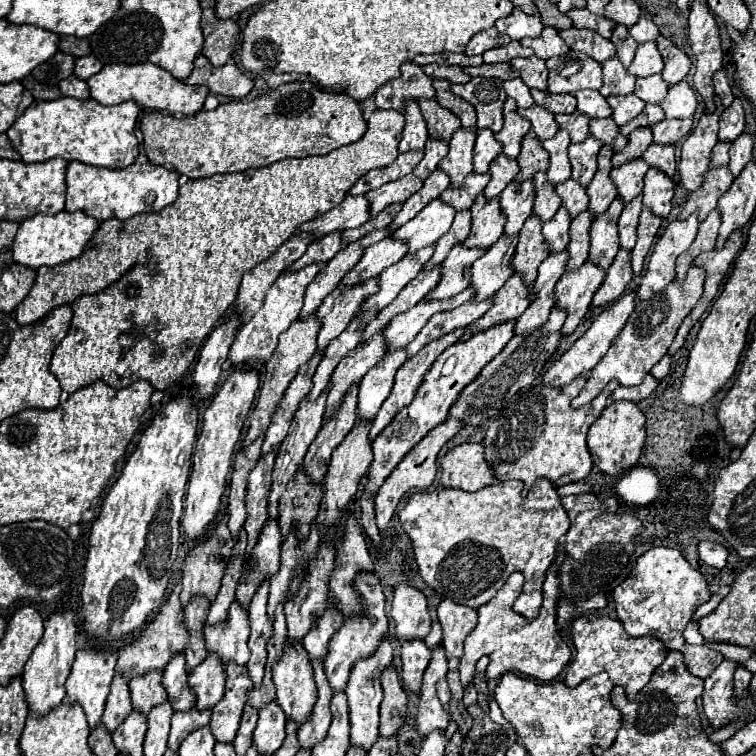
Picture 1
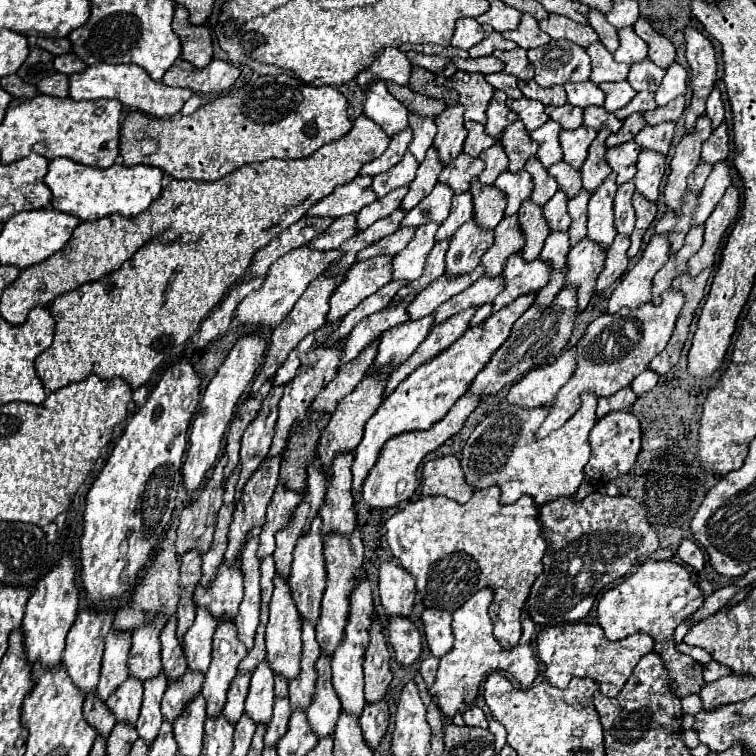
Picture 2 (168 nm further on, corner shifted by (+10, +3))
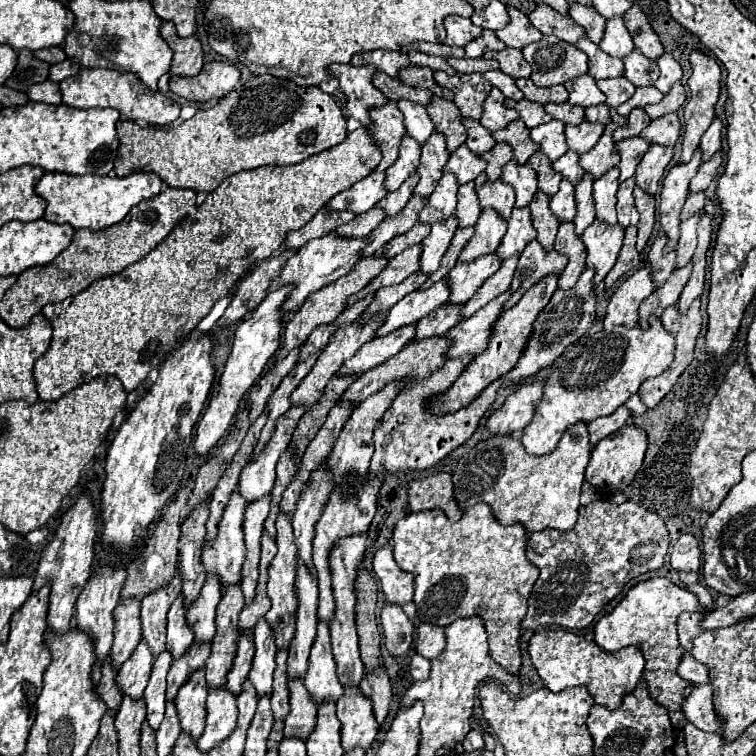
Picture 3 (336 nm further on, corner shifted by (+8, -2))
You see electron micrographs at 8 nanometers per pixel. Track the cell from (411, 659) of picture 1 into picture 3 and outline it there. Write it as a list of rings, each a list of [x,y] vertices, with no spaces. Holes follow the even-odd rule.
[[[387,603],[381,611],[381,627],[385,637],[385,647],[389,649],[391,655],[403,657],[411,651],[415,627],[401,607]]]

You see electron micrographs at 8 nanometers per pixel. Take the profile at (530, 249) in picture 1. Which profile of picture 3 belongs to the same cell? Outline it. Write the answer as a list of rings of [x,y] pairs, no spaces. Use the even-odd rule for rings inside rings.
[[[537,191],[533,201],[529,203],[529,209],[531,209],[533,227],[537,229],[537,241],[541,243],[541,247],[545,251],[551,251],[555,235],[557,235],[557,229],[559,229],[559,221],[549,211],[549,197],[543,191]]]

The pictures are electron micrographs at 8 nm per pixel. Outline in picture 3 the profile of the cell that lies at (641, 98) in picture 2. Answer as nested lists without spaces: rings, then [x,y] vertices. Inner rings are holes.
[[[639,87],[639,89],[635,91],[635,95],[633,95],[629,101],[625,101],[625,103],[617,109],[617,113],[627,117],[633,109],[645,107],[645,105],[653,105],[653,103],[659,103],[661,99],[663,99],[663,95],[661,95],[661,91],[657,91],[655,87]]]

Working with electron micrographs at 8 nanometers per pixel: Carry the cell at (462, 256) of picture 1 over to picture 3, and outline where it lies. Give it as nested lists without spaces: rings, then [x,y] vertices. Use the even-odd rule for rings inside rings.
[[[483,209],[479,221],[475,223],[475,235],[463,247],[459,261],[471,261],[481,255],[495,253],[505,231],[507,231],[507,221],[501,219],[493,209]]]

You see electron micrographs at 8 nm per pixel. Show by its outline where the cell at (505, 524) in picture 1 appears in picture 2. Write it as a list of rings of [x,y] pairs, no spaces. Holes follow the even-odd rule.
[[[491,486],[491,488],[485,488],[485,490],[477,490],[473,492],[473,496],[465,502],[465,504],[457,504],[445,496],[429,496],[429,498],[419,498],[415,502],[409,502],[403,510],[395,512],[389,520],[387,520],[387,544],[393,552],[393,556],[401,562],[401,566],[415,576],[417,580],[417,592],[423,596],[423,604],[425,608],[439,608],[439,610],[447,610],[447,612],[455,612],[457,608],[461,608],[475,592],[479,592],[481,588],[491,588],[495,592],[493,596],[493,602],[489,606],[489,616],[493,620],[493,636],[499,640],[499,644],[505,648],[505,650],[511,650],[513,646],[517,646],[519,638],[521,638],[521,610],[525,606],[525,600],[529,596],[529,590],[531,590],[531,584],[537,580],[537,576],[541,574],[541,558],[545,554],[545,540],[541,538],[541,524],[537,522],[537,506],[533,506],[533,498],[519,498],[515,504],[511,506],[501,506],[499,504],[499,494],[501,490],[497,490],[497,486]]]

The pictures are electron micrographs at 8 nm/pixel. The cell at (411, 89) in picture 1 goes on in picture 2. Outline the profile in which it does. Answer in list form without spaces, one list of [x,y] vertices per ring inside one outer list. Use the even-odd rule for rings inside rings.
[[[383,48],[381,54],[377,54],[375,60],[369,66],[365,66],[355,80],[361,88],[365,88],[373,80],[385,80],[385,82],[391,80],[401,86],[407,86],[409,74],[411,74],[411,62],[407,54],[401,52],[399,48]]]

